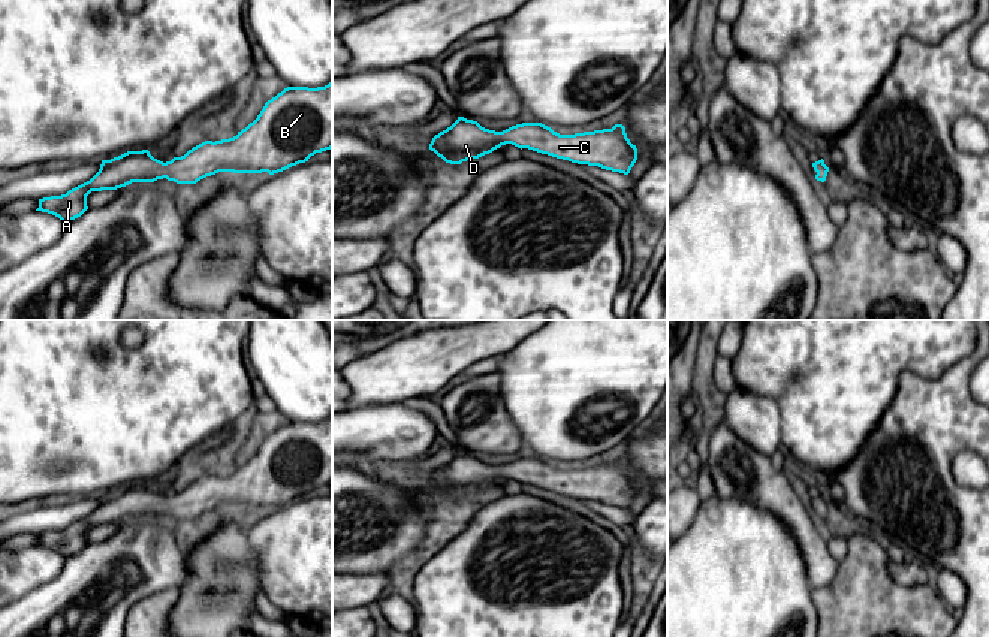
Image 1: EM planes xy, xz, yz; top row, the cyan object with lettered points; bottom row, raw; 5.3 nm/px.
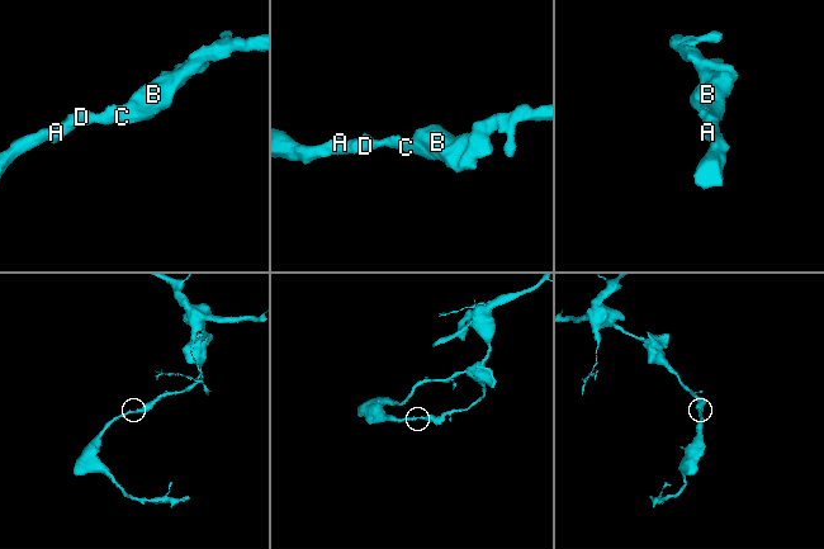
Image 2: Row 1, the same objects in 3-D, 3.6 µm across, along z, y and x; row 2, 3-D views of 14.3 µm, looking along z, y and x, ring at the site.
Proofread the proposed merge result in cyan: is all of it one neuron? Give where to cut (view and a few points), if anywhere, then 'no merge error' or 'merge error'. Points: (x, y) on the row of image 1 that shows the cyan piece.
no cut; no merge error

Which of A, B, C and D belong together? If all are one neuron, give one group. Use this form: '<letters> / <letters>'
A B C D

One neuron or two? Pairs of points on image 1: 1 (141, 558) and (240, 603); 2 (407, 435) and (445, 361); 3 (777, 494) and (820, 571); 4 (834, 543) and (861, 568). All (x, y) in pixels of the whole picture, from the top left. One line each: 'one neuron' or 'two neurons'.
1: two neurons
2: two neurons
3: one neuron
4: two neurons

